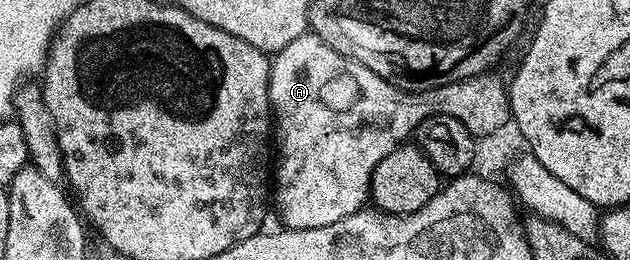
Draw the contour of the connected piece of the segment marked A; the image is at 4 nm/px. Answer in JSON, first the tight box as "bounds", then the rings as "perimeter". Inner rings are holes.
{"bounds":[269,33,512,230],"perimeter":[[[312,33],[300,35],[295,41],[291,41],[291,44],[285,46],[283,50],[276,52],[270,64],[269,103],[275,135],[276,138],[277,135],[279,137],[279,147],[277,149],[276,146],[275,149],[277,167],[275,163],[273,173],[275,178],[273,185],[273,205],[277,207],[279,217],[283,221],[282,226],[288,230],[295,228],[319,228],[320,226],[331,225],[334,221],[341,221],[343,217],[350,216],[351,213],[362,210],[370,198],[370,179],[374,175],[374,169],[378,167],[379,161],[387,157],[388,153],[393,152],[405,140],[408,140],[414,134],[416,127],[425,119],[437,115],[455,117],[456,120],[461,121],[463,125],[467,126],[468,131],[473,134],[474,138],[478,139],[487,135],[487,133],[494,132],[494,130],[506,123],[509,118],[512,118],[506,80],[504,78],[501,79],[495,74],[495,71],[488,71],[483,74],[477,74],[475,77],[460,79],[458,82],[449,82],[447,85],[435,86],[429,90],[399,91],[388,79],[379,77],[378,74],[372,73],[366,66],[359,65],[353,59],[337,53],[330,46],[326,45],[319,36]]]}

